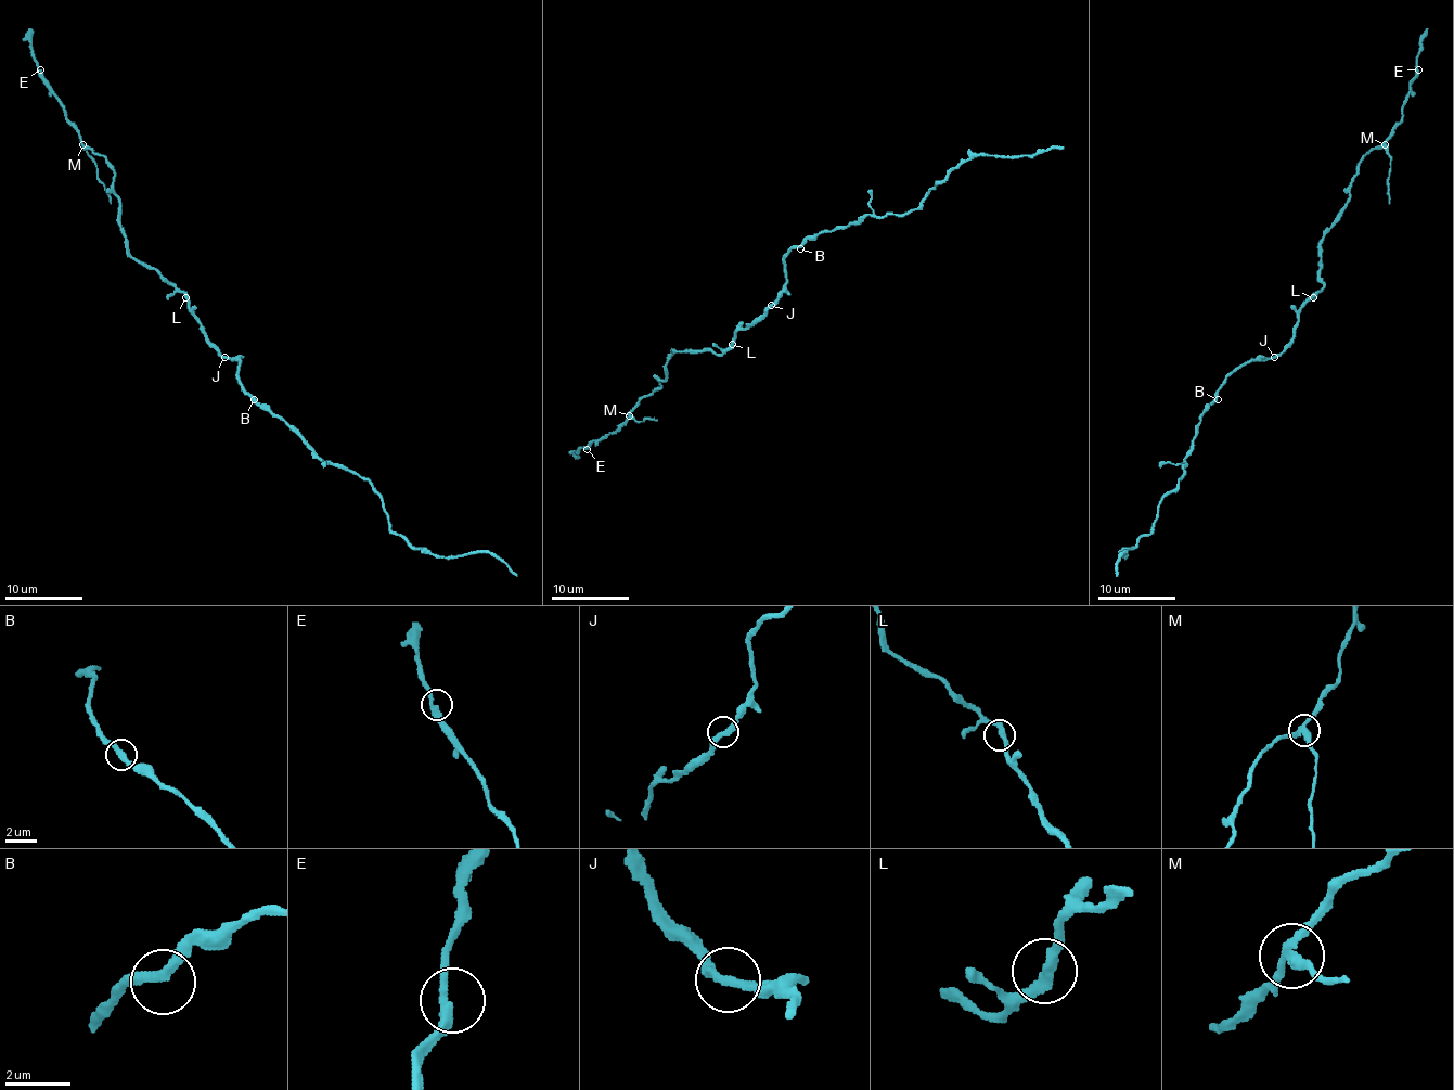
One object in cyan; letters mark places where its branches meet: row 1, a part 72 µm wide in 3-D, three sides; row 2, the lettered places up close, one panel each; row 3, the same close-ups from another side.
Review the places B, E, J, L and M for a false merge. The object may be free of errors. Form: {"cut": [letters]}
{"cut": ["M"]}

